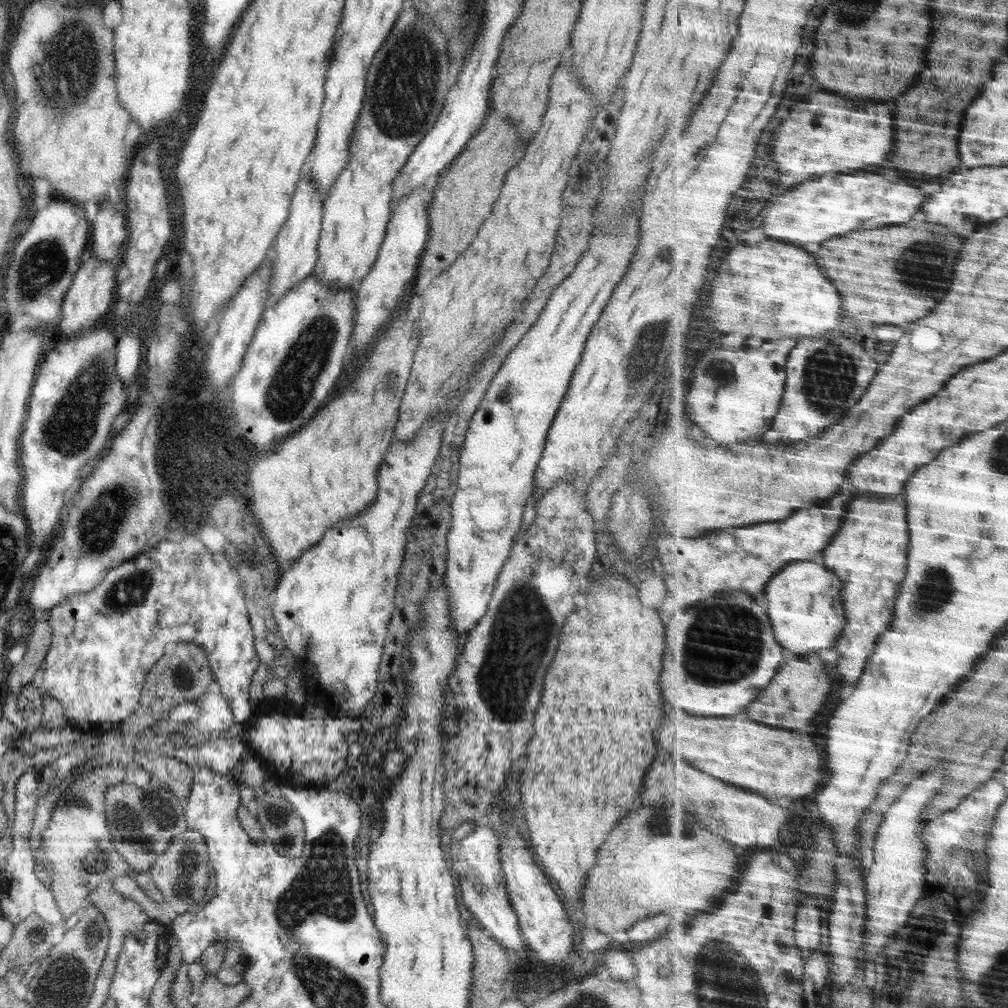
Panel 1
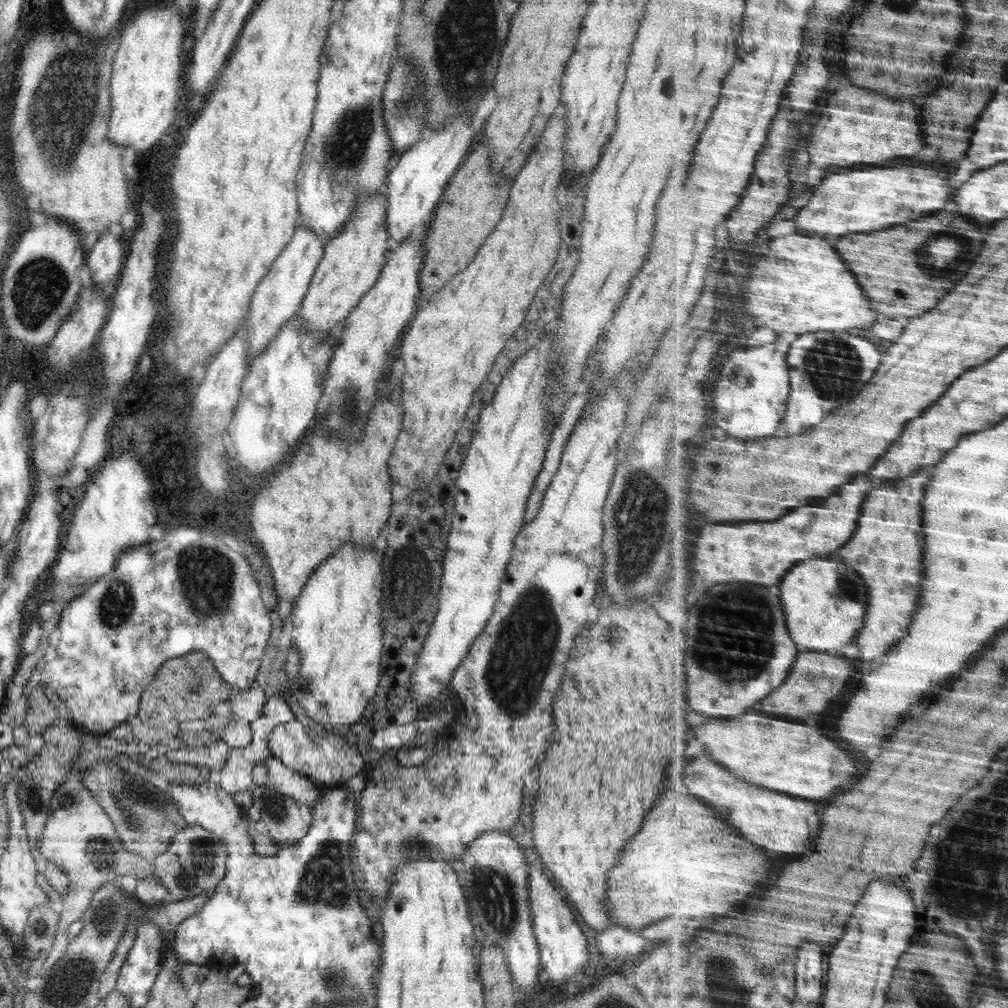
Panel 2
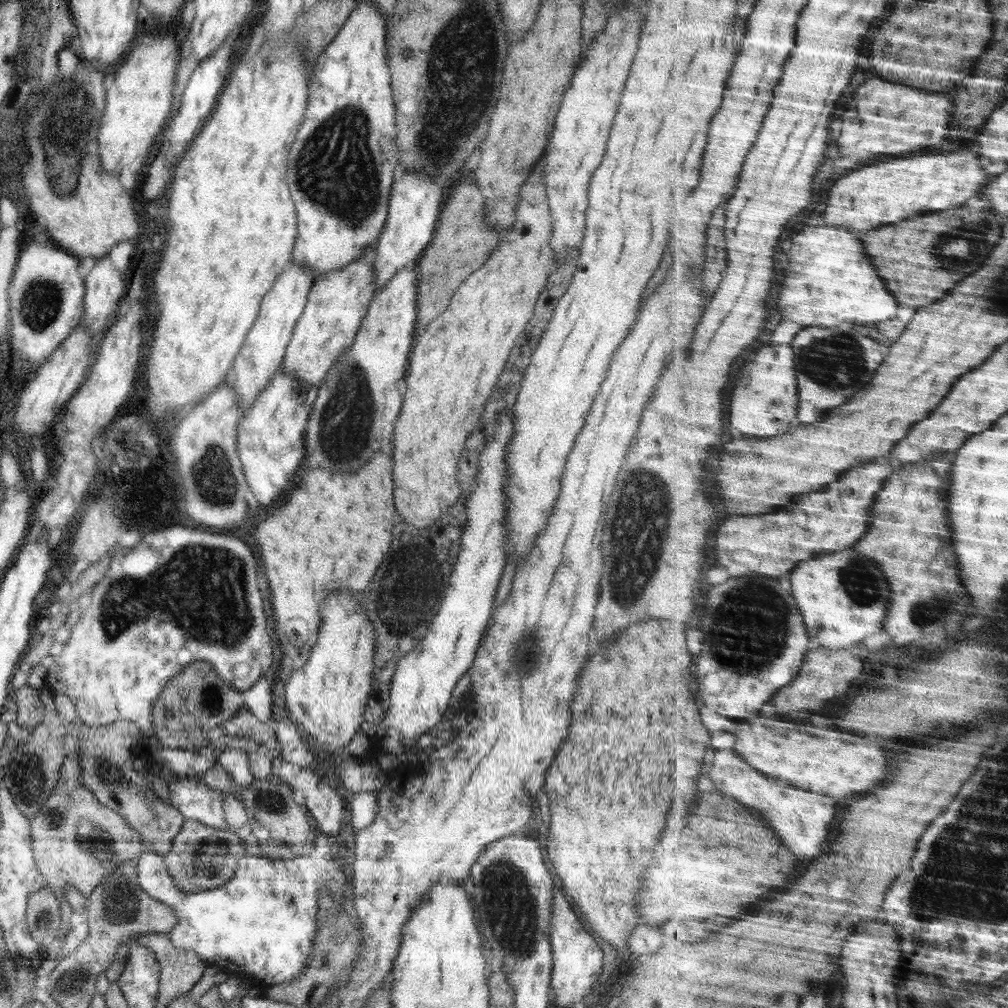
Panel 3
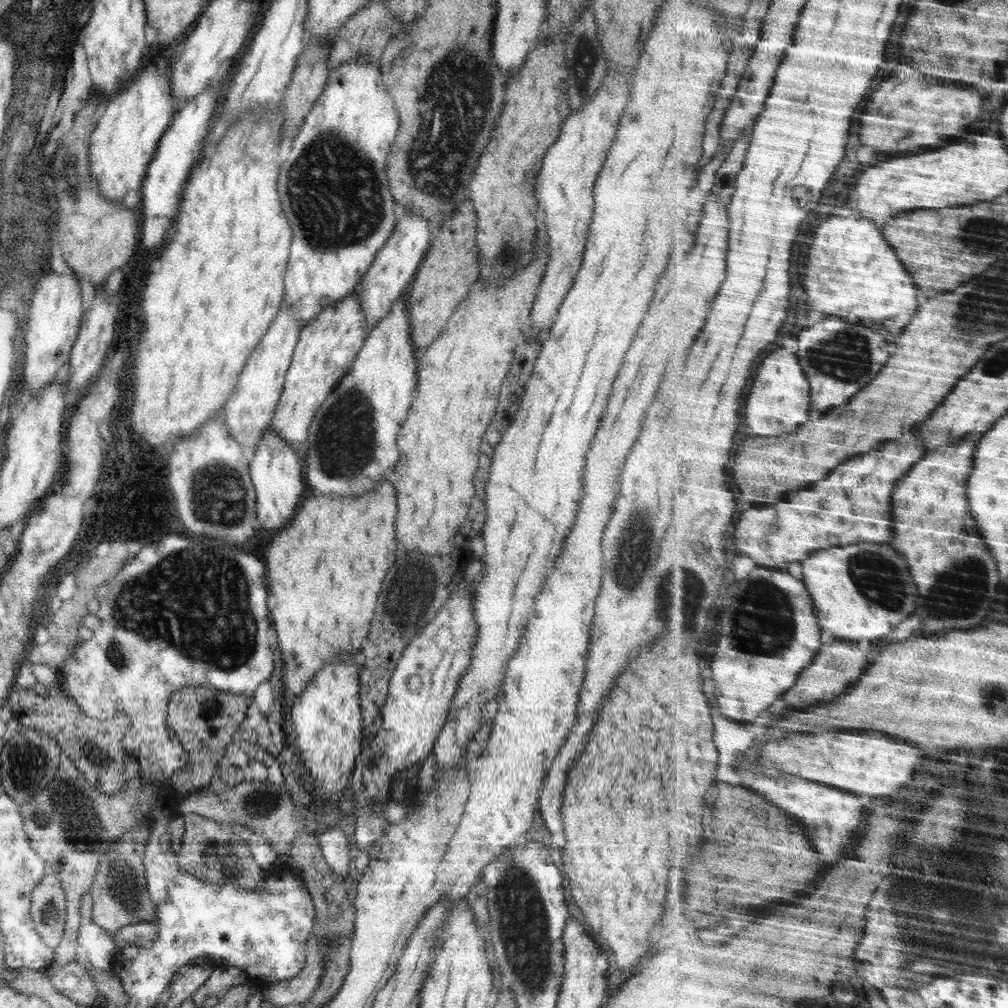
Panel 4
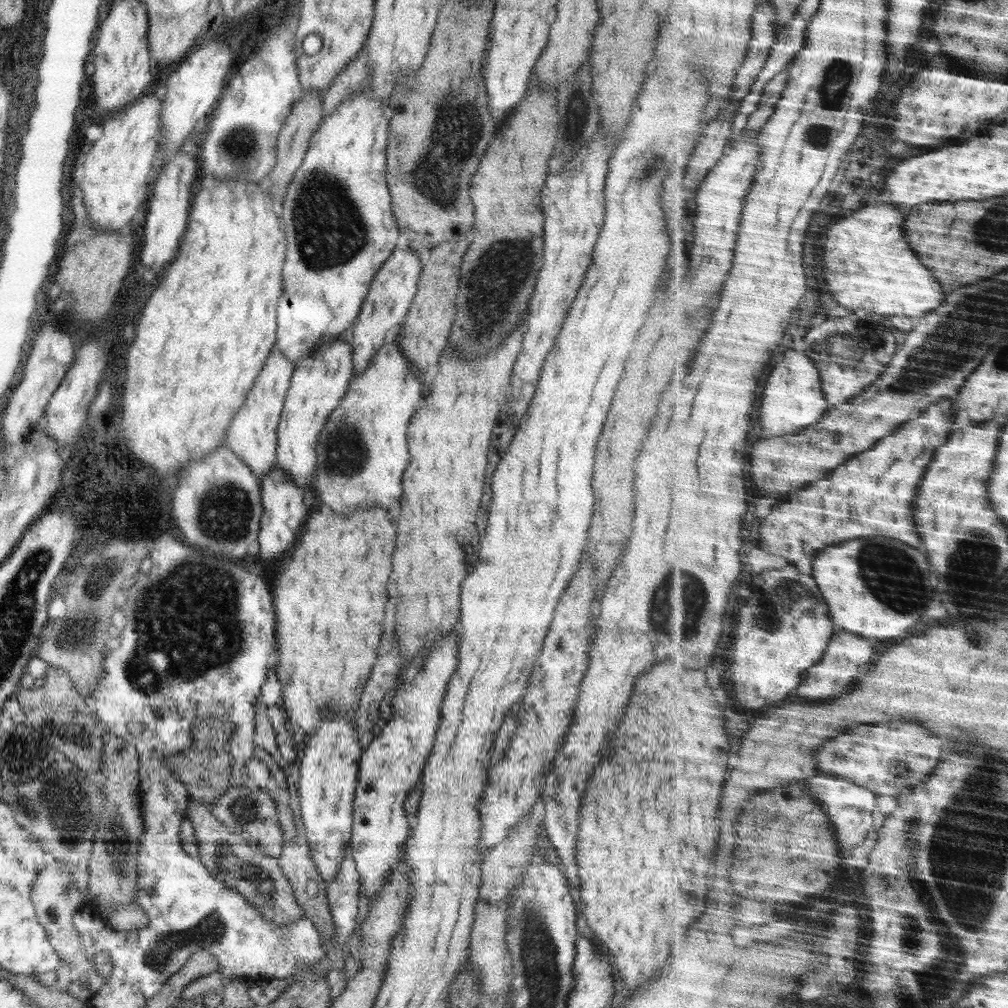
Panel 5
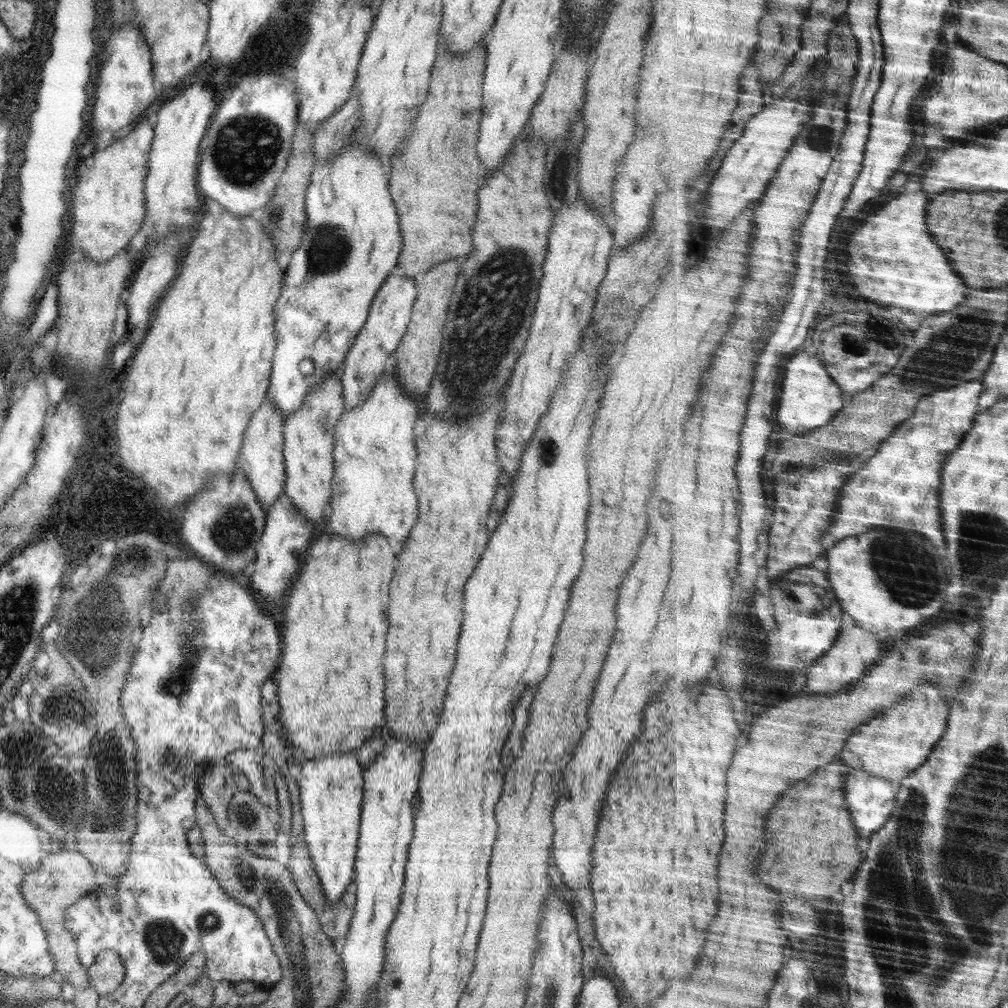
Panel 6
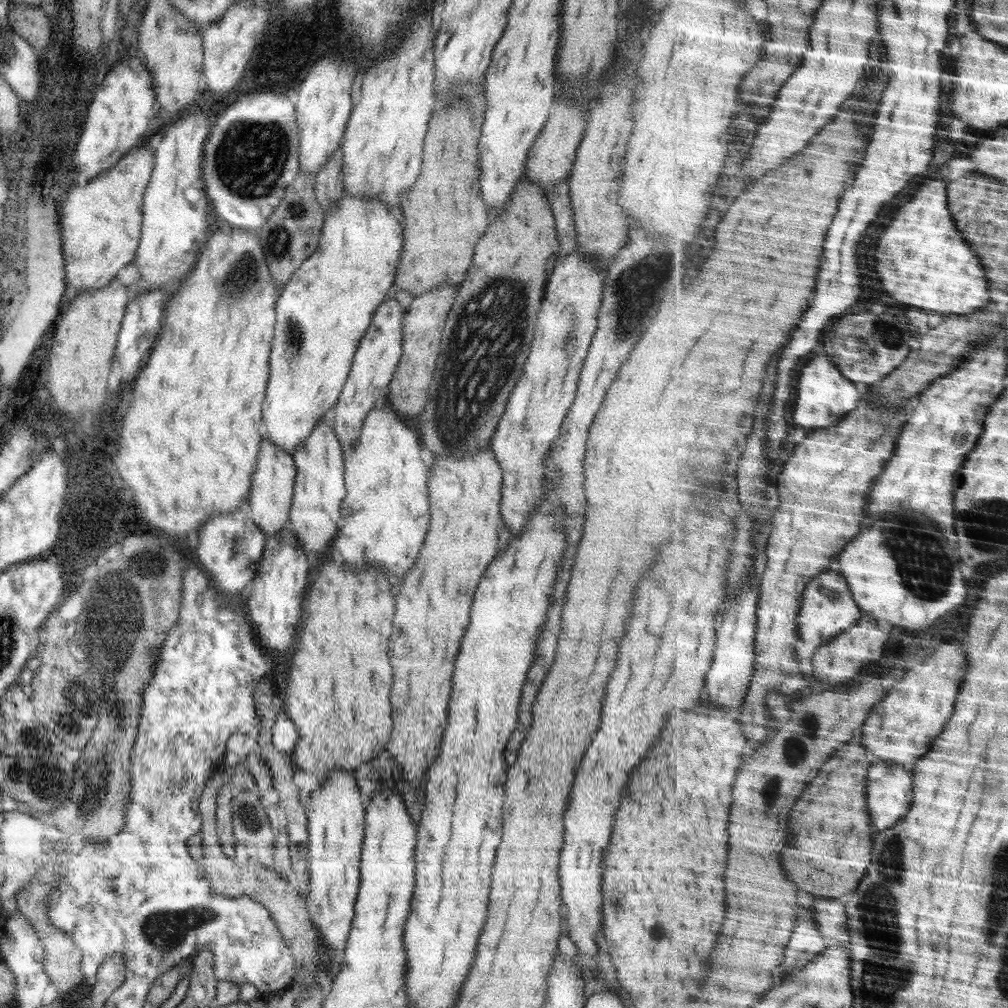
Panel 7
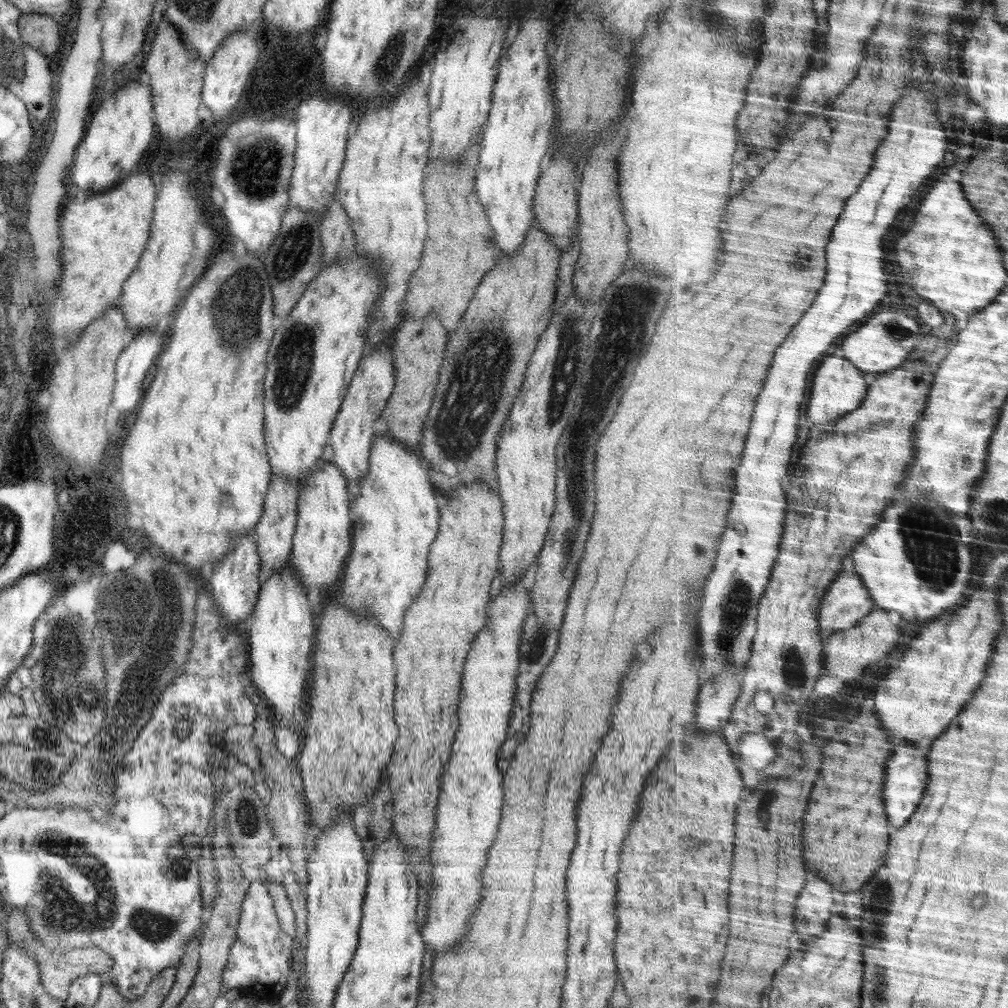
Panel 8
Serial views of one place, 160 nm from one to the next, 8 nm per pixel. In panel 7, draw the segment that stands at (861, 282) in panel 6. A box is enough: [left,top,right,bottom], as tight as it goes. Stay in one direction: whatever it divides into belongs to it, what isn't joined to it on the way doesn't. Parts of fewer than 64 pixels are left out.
[875,180,992,314]

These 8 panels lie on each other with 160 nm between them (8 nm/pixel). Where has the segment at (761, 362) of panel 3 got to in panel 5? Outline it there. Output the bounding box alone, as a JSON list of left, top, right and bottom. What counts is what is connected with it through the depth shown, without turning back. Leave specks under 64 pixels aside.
[759,350,831,439]

